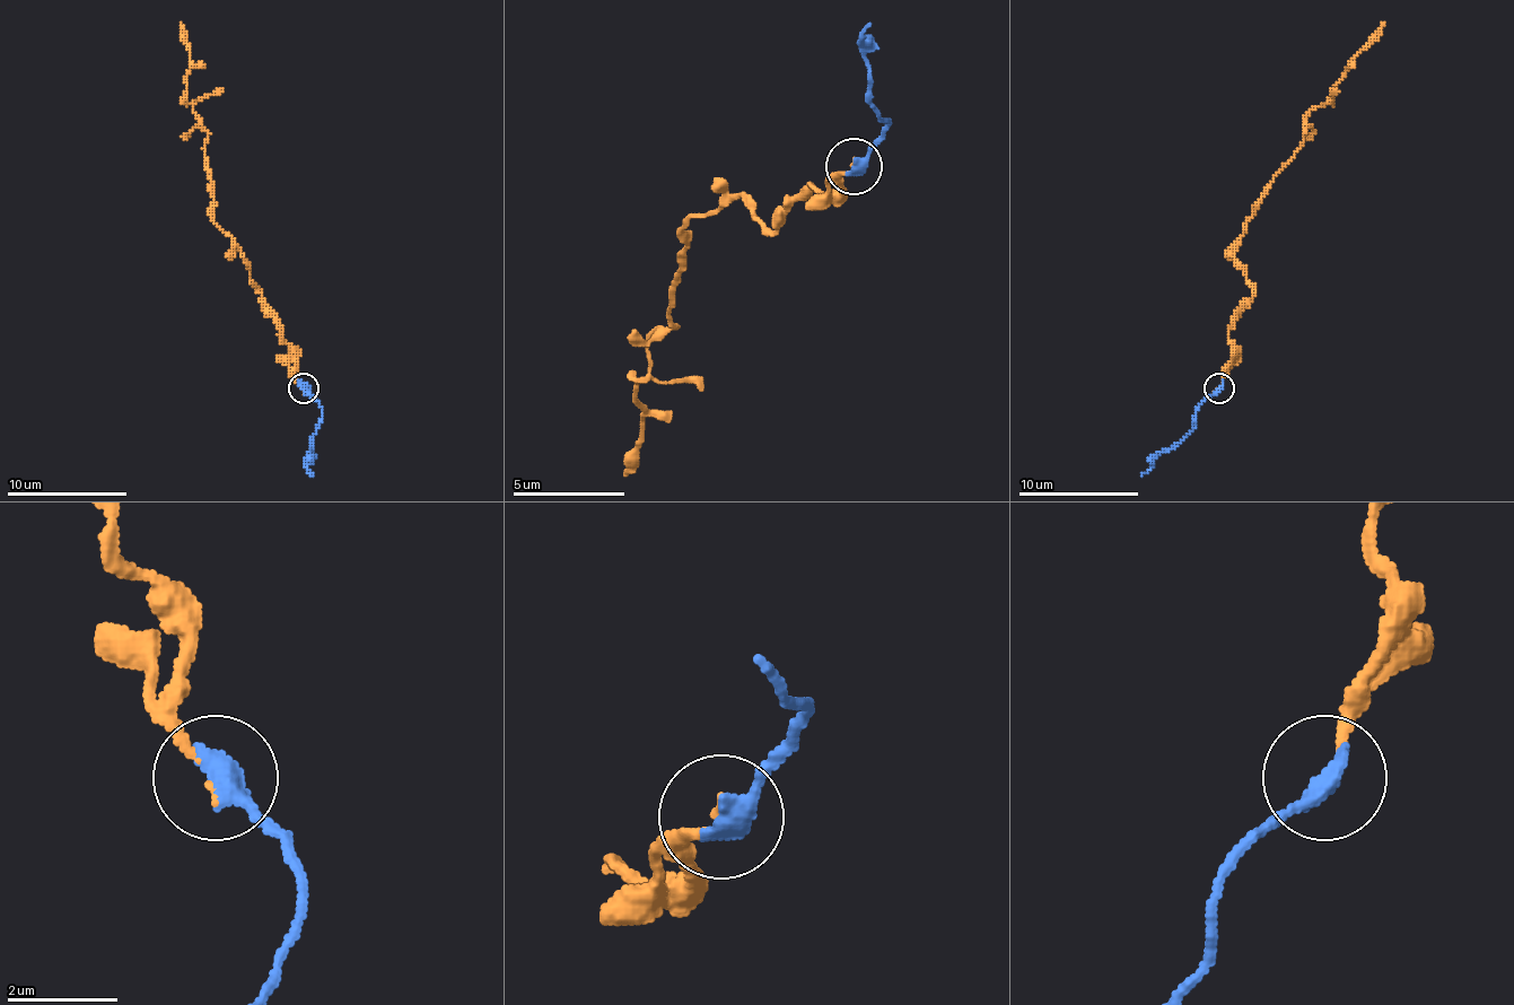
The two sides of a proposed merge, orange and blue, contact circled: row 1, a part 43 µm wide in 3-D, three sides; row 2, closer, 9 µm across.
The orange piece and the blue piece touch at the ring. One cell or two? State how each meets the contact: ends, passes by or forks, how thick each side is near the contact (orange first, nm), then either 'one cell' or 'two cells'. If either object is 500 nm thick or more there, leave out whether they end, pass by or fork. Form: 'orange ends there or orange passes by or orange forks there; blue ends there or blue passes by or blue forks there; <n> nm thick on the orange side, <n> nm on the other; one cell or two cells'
orange ends there; blue ends there; 110 nm thick on the orange side, 480 nm on the other; two cells

